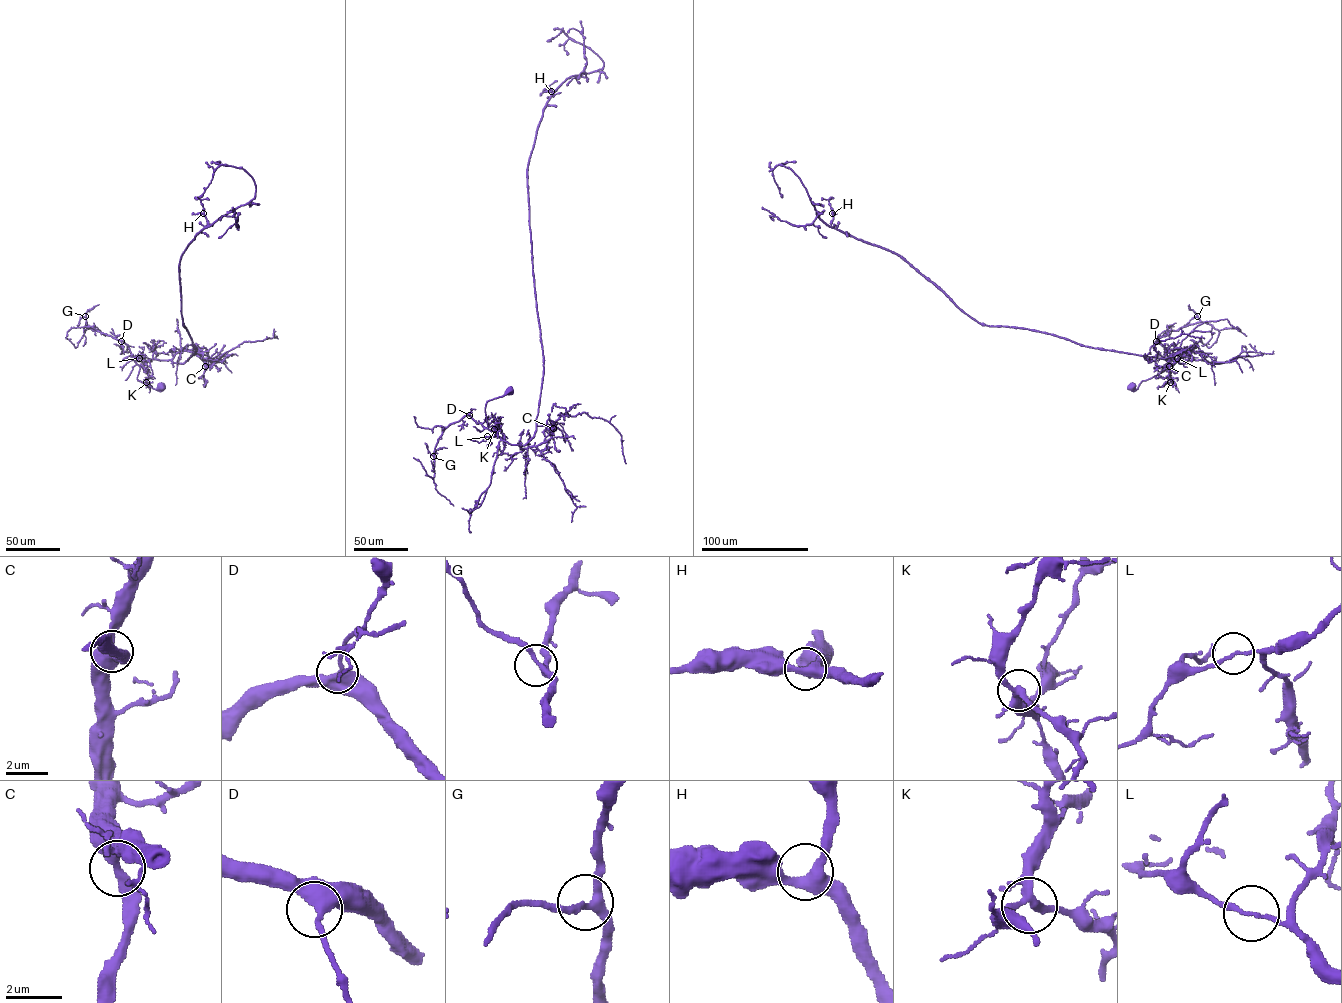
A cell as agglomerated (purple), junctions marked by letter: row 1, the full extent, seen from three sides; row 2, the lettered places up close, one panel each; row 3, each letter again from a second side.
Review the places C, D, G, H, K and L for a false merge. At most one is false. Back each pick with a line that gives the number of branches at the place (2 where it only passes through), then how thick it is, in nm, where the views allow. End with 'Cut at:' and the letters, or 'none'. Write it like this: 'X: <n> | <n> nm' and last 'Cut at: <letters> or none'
Cut at: none

